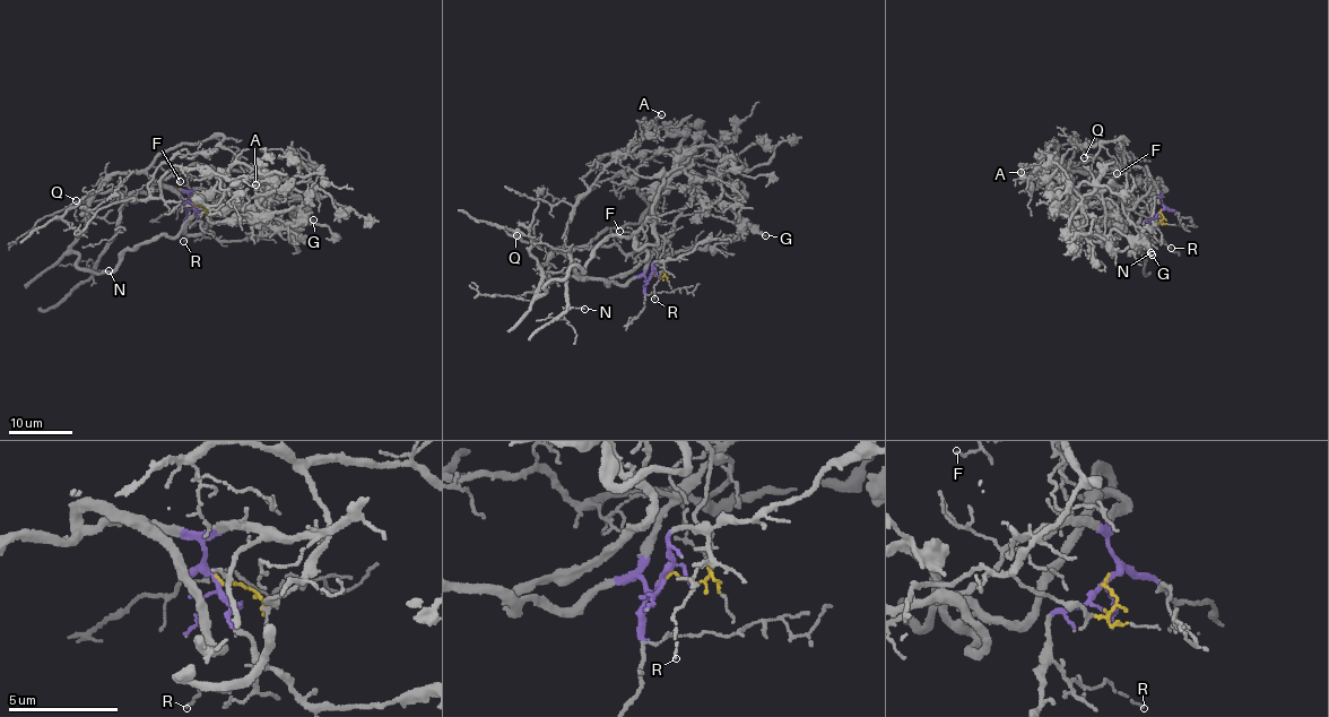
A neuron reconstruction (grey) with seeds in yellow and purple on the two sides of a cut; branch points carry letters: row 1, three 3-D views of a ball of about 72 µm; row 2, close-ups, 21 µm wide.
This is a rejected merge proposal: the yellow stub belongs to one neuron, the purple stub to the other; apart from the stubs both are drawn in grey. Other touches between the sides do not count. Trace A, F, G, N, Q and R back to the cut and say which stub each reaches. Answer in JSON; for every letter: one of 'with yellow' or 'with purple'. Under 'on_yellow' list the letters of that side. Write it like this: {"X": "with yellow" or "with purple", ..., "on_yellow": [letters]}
{"A": "with purple", "F": "with yellow", "G": "with purple", "N": "with purple", "Q": "with purple", "R": "with purple", "on_yellow": ["F"]}

